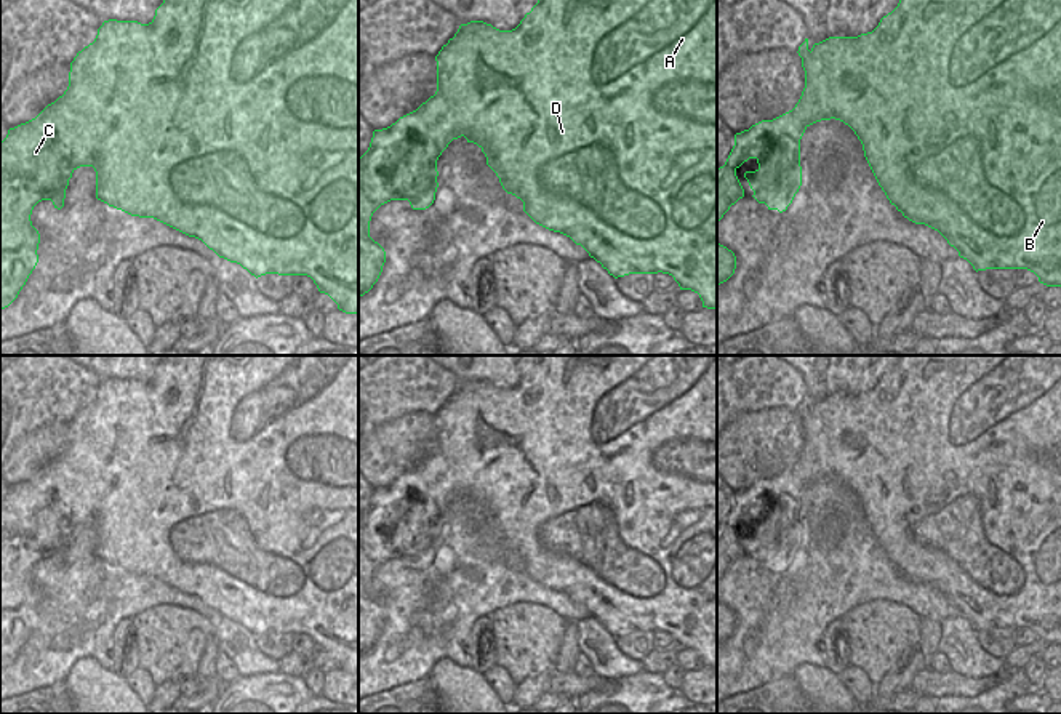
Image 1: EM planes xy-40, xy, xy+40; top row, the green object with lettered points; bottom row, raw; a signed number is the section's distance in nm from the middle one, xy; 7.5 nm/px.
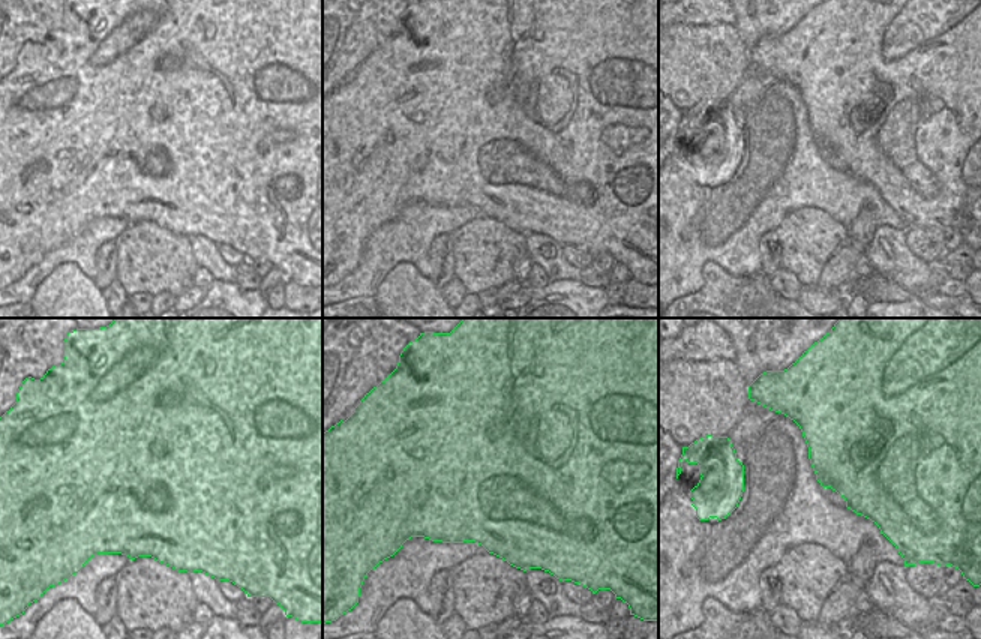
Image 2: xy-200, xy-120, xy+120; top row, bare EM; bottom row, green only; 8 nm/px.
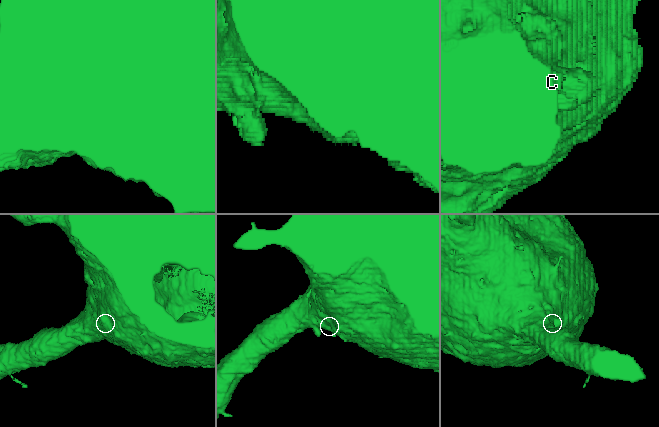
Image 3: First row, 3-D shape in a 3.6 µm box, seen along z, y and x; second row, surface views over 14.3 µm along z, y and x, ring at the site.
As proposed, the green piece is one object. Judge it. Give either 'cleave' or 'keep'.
keep

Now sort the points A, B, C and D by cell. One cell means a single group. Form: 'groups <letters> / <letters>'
groups A B C D

